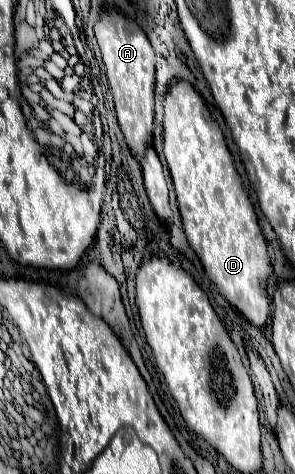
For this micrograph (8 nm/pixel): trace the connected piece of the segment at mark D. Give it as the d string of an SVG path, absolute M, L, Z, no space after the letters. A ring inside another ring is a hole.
M185 80L175 82L167 90L163 130L163 152L171 170L183 230L191 248L199 256L205 274L217 286L219 294L253 326L265 328L271 306L265 290L271 272L267 242L259 228L253 204L243 190L221 128L211 118L203 98Z

